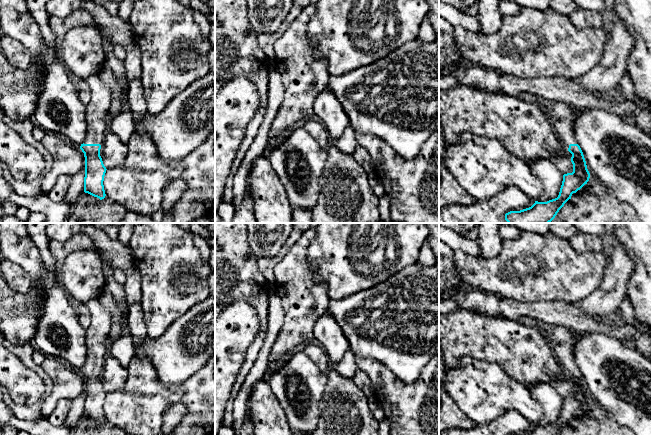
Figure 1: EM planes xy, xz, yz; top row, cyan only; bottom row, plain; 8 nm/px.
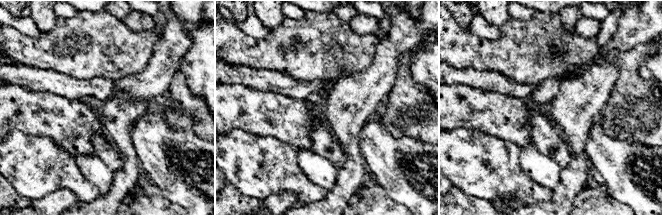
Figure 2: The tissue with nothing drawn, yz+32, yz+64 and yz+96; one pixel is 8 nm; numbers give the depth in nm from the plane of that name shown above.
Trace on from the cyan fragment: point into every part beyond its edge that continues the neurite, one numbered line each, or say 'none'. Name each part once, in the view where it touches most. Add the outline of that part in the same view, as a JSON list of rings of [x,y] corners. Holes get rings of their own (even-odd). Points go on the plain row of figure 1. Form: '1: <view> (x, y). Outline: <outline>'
1: xy (98, 340). Outline: [[[98,299],[85,303],[90,313],[90,325],[86,329],[87,357],[84,368],[102,369],[109,355],[112,318],[107,308]]]

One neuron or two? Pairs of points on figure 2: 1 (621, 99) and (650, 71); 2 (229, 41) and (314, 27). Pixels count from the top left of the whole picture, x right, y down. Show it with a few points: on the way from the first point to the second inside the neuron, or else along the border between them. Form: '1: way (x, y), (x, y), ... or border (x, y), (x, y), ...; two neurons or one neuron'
1: border (651, 56), (639, 67), (642, 79); two neurons
2: way (250, 49), (273, 49), (293, 34); one neuron

